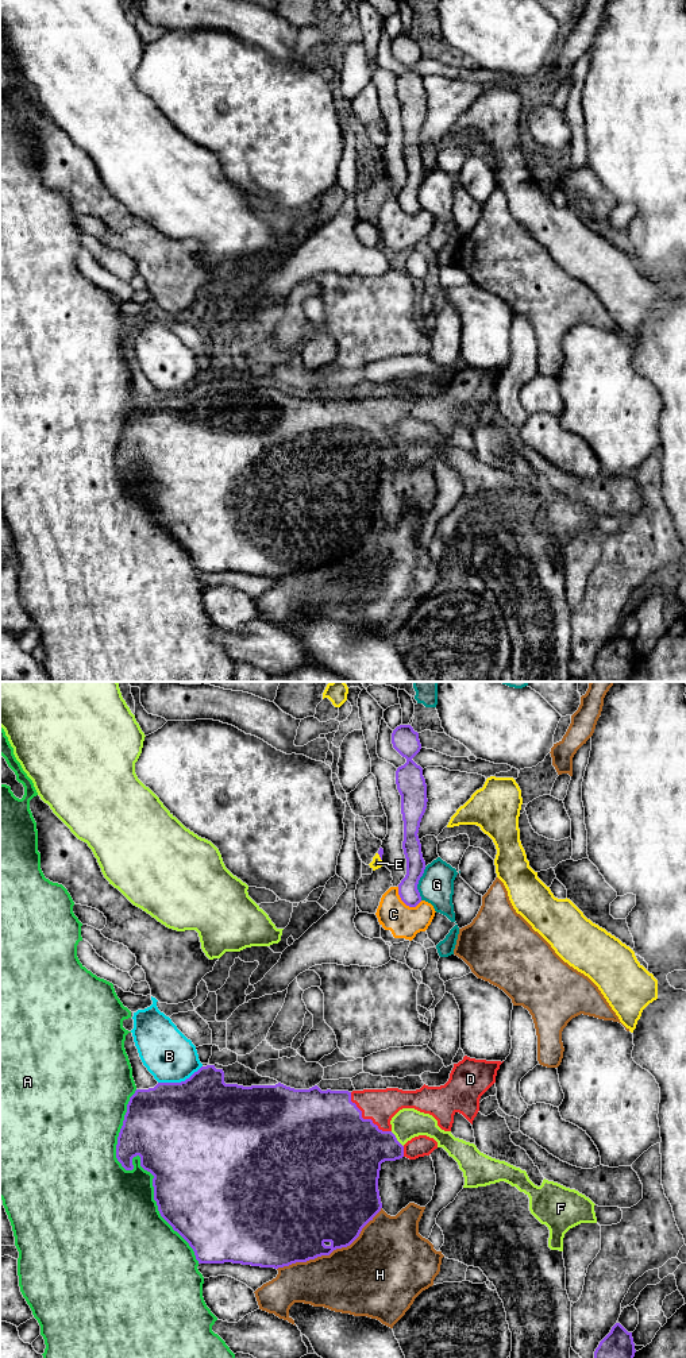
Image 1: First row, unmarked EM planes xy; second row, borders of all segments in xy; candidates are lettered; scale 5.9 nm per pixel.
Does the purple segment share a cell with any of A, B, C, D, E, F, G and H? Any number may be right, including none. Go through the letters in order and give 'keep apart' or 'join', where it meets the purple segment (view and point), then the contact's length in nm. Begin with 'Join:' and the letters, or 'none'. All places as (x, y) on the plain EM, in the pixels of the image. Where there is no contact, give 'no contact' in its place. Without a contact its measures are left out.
Join: D
A: keep apart; contact xy (141, 469); length 1100 nm
B: keep apart; contact xy (181, 390); length 280 nm
C: keep apart; contact xy (405, 212); length 170 nm
D: join; contact xy (365, 428); length 340 nm
E: keep apart; contact xy (380, 165); length 50 nm
F: keep apart; contact xy (396, 448); length 120 nm
G: keep apart; contact xy (417, 192); length 200 nm
H: keep apart; contact xy (331, 560); length 750 nm

